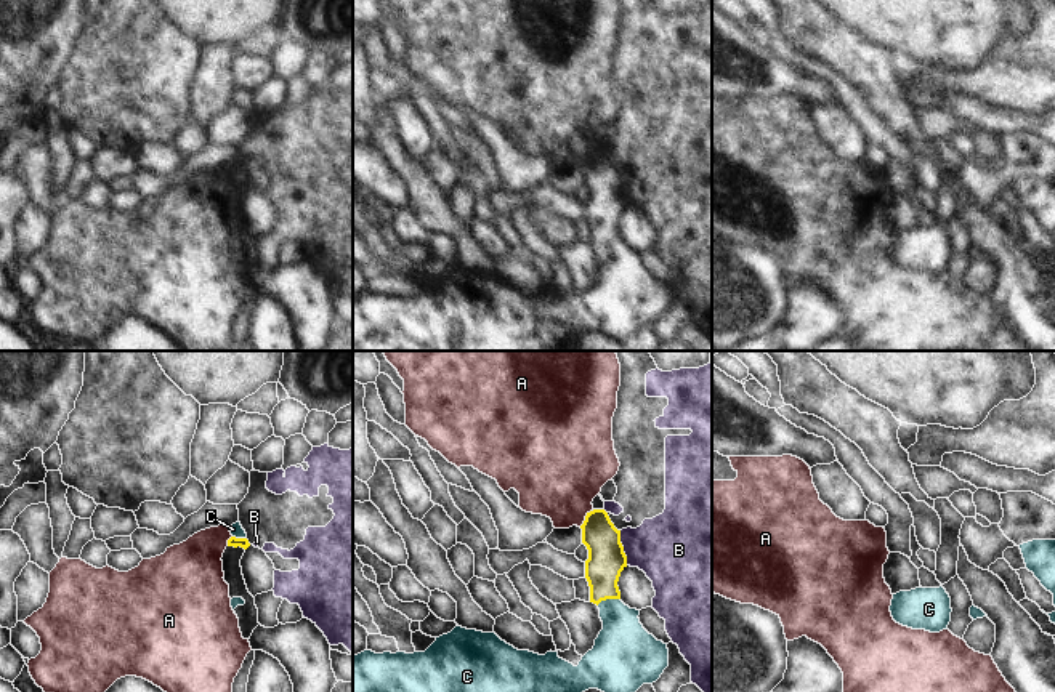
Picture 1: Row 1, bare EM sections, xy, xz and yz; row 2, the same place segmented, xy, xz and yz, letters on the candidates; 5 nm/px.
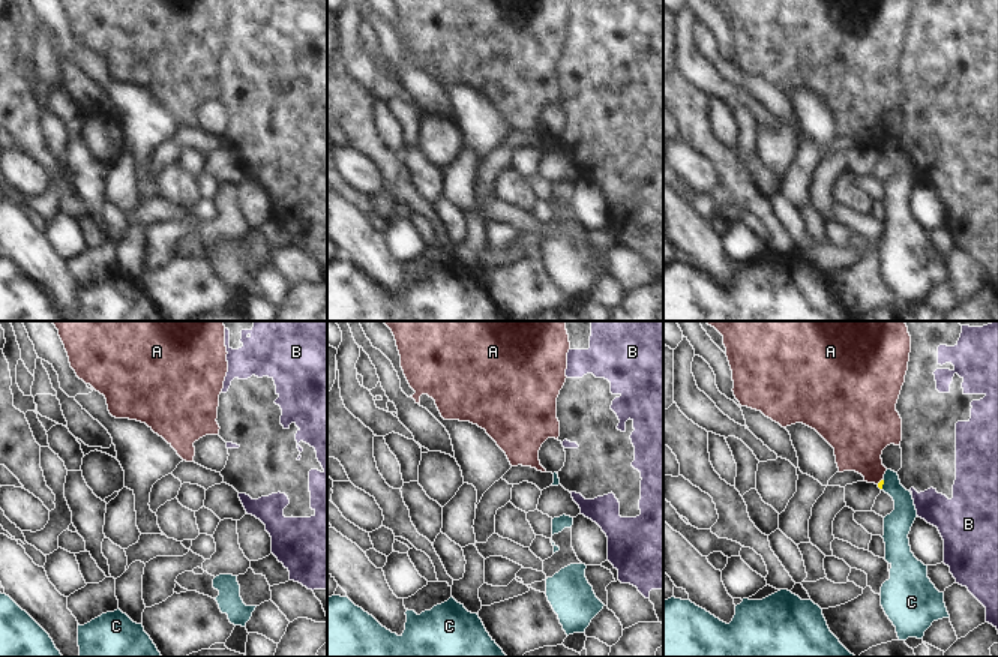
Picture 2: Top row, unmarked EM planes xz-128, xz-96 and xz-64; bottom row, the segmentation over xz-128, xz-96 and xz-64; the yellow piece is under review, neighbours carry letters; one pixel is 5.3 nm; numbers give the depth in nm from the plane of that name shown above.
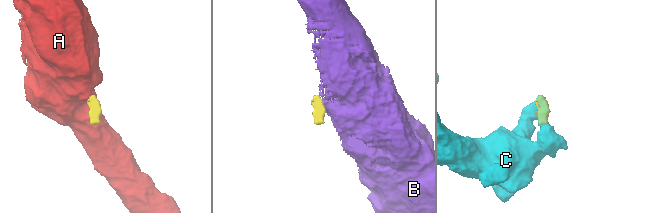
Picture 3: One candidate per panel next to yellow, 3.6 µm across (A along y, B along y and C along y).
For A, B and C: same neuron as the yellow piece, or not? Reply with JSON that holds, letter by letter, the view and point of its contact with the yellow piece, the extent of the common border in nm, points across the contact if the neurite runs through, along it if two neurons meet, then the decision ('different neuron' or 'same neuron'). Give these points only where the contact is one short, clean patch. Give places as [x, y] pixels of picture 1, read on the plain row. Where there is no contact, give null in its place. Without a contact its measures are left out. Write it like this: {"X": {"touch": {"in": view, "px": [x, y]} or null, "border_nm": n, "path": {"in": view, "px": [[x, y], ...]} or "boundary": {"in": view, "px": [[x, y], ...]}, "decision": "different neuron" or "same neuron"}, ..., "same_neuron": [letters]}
{"A": {"touch": {"in": "xz", "px": [586, 159]}, "border_nm": 120, "boundary": {"in": "xz", "px": [[594, 151], [579, 167]]}, "decision": "different neuron"}, "B": {"touch": {"in": "xz", "px": [622, 189]}, "border_nm": 180, "boundary": {"in": "xz", "px": [[619, 172], [627, 205]]}, "decision": "different neuron"}, "C": {"touch": {"in": "xz", "px": [608, 239]}, "border_nm": 120, "decision": "same neuron"}, "same_neuron": ["C"]}

